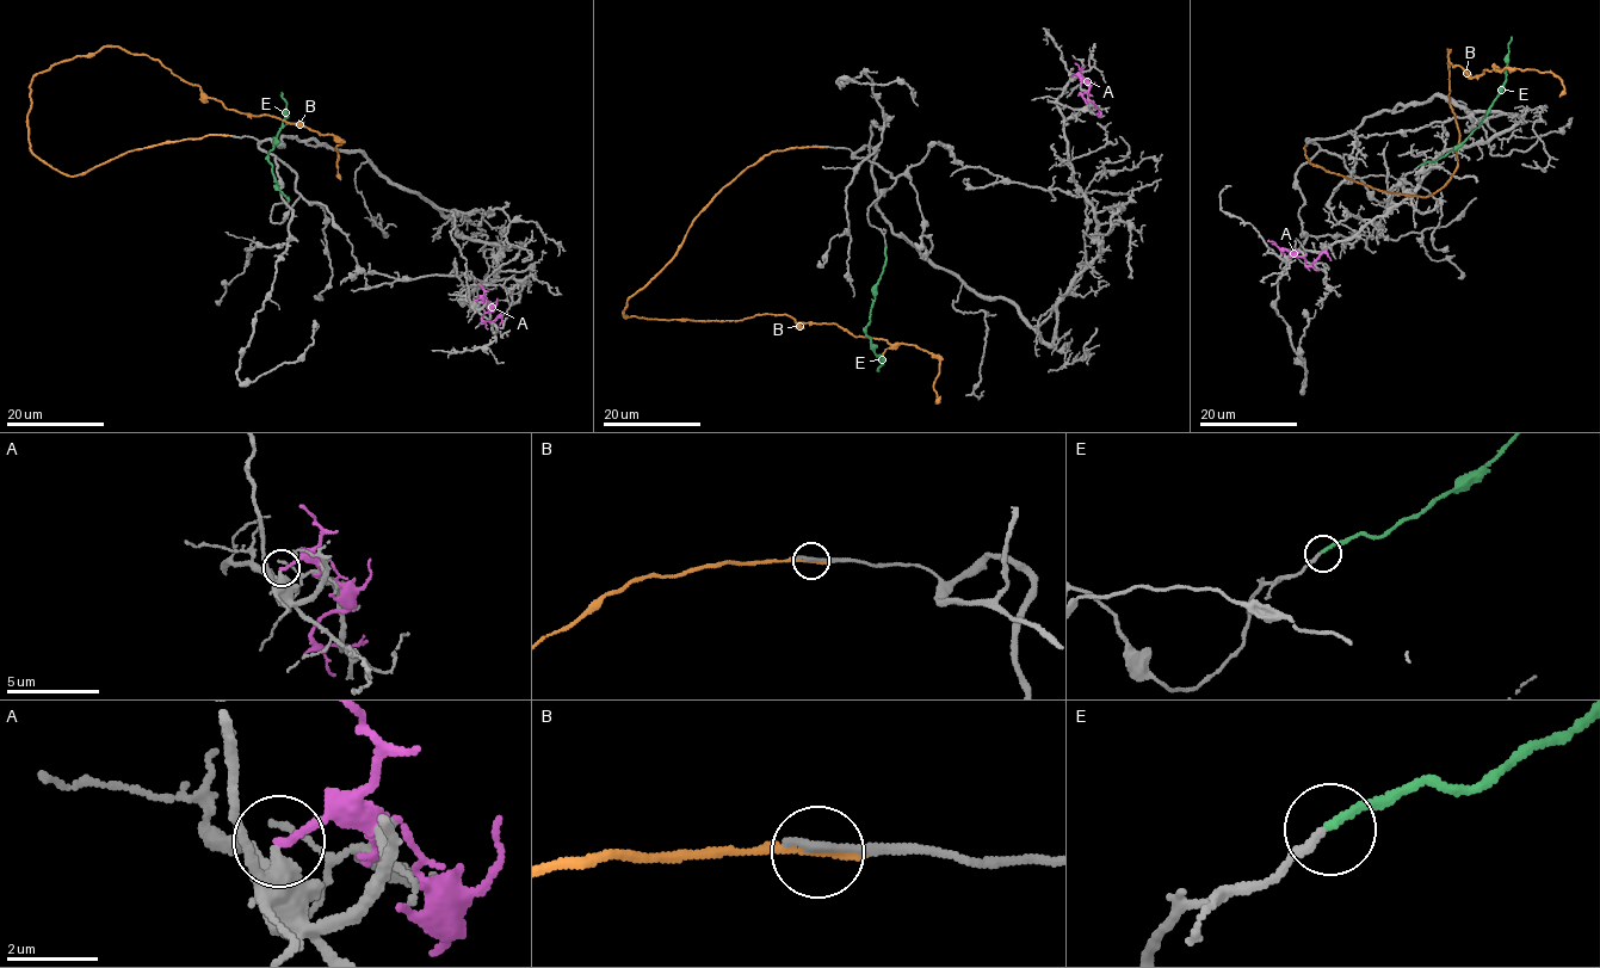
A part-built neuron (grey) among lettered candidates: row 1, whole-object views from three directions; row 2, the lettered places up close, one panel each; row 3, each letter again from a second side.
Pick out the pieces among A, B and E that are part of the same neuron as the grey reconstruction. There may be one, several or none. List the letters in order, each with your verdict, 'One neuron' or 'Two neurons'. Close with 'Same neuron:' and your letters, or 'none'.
A: Two neurons
B: Two neurons
E: One neuron
Same neuron: E

